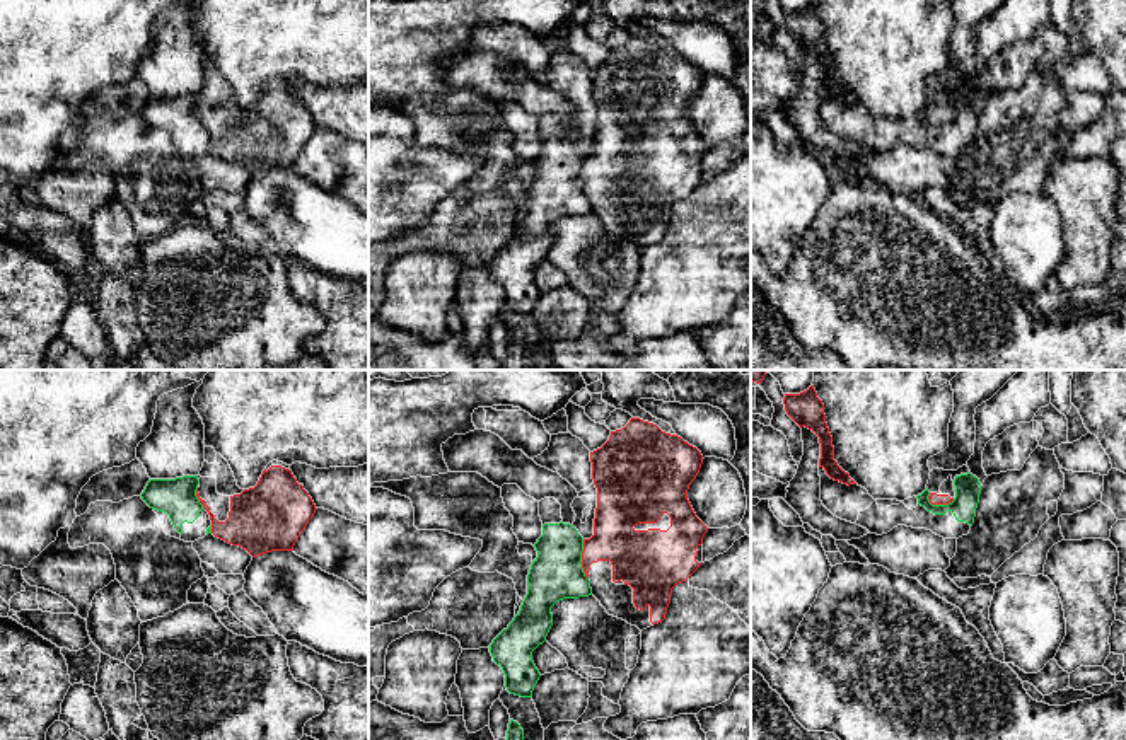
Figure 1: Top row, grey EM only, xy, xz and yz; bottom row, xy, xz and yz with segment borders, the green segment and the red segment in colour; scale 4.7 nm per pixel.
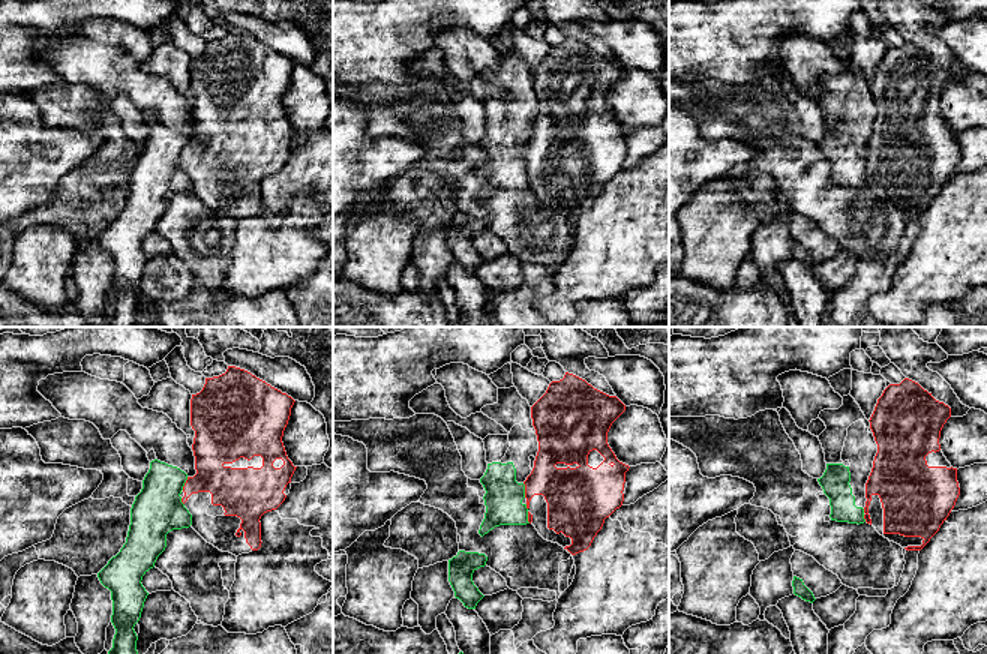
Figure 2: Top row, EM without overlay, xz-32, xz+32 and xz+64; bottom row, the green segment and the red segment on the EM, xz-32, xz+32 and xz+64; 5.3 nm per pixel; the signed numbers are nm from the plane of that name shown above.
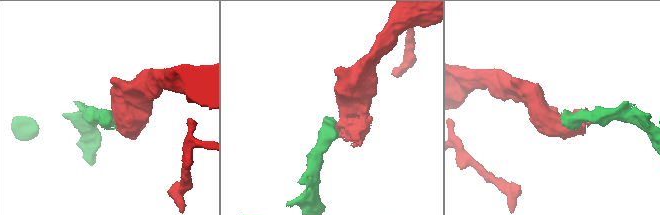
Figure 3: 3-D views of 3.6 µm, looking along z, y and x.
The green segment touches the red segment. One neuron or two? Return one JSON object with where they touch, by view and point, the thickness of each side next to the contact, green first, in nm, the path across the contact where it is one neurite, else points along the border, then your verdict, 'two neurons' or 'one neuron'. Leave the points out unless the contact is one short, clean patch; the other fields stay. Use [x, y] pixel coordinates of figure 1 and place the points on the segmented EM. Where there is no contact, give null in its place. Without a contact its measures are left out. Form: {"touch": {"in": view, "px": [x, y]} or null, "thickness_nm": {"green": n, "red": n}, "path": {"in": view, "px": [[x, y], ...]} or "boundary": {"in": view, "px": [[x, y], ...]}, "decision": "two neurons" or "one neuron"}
{"touch": {"in": "xz", "px": [580, 560]}, "thickness_nm": {"green": 240, "red": 220}, "boundary": {"in": "xz", "px": [[582, 539], [582, 572], [587, 578]]}, "decision": "two neurons"}

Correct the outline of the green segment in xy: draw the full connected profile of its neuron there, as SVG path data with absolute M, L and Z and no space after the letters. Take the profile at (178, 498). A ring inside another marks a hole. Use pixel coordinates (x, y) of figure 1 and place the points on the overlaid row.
M198 476L150 479L140 494L150 508L169 515L184 542L212 534L210 515L196 496L198 484Z

